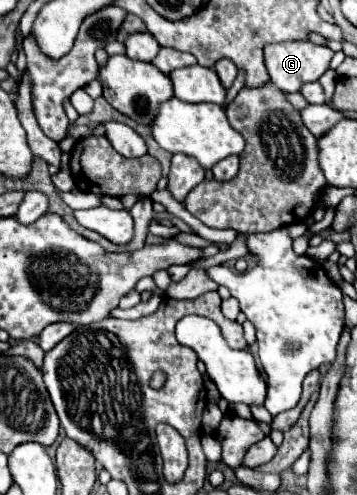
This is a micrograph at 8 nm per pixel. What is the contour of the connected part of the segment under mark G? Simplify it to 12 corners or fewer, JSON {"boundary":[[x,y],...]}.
{"boundary":[[311,41],[265,45],[285,93],[317,81],[333,51]]}

